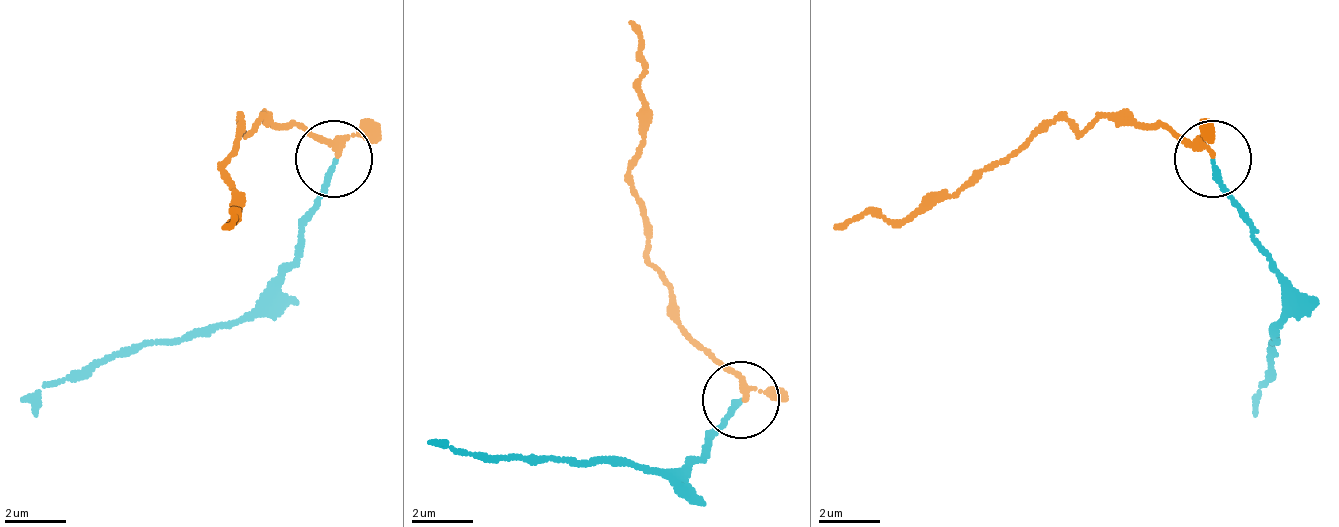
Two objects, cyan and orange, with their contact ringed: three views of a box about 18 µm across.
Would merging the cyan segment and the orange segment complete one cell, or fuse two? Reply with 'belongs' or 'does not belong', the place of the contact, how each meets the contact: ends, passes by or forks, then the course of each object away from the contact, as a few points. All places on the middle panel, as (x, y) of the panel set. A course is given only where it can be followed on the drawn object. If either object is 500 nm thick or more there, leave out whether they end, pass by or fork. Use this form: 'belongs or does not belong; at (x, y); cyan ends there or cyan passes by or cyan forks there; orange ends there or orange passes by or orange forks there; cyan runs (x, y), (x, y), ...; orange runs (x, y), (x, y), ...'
does not belong; at (740, 399); cyan ends there; orange passes by; cyan runs (738, 398), (738, 405), (684, 467), (630, 459), (499, 459), (445, 444); orange runs (746, 398), (676, 320), (669, 282), (653, 266), (646, 251), (630, 181), (638, 89), (630, 19)

